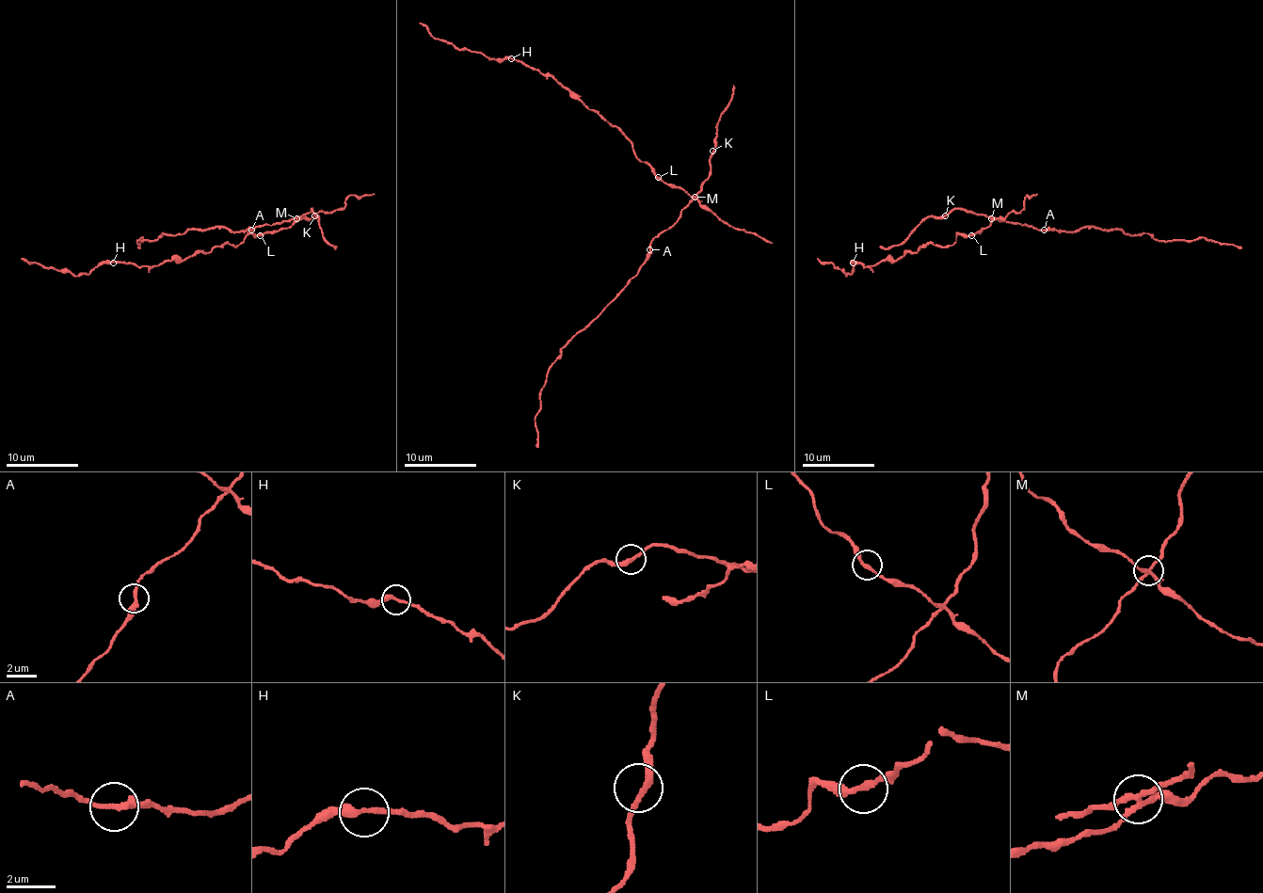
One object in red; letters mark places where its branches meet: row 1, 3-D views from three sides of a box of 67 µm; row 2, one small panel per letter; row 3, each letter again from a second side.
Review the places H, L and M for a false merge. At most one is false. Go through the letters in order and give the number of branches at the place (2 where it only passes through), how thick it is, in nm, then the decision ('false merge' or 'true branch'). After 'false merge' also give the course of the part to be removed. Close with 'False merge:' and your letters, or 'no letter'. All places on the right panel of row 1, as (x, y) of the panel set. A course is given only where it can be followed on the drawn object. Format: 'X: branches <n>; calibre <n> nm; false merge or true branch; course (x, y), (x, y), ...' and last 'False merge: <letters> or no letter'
H: branches 2; calibre 280 nm; true branch
L: branches 2; calibre 240 nm; true branch
M: branches 4; calibre 240 nm; false merge; course (991, 219), (1031, 225), (1036, 230), (1097, 226), (1132, 235), (1150, 233), (1159, 241), (1206, 237), (1241, 247)
False merge: M

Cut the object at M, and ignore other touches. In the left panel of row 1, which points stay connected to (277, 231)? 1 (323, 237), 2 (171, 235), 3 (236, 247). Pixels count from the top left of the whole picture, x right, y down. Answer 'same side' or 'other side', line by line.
1: other side
2: other side
3: same side

